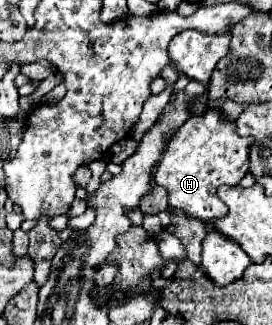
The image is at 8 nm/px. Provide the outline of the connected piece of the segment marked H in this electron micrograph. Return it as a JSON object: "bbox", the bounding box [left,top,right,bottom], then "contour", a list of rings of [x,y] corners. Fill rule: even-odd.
{"bbox":[154,110,252,224],"contour":[[[208,110],[204,116],[190,116],[178,132],[170,138],[168,148],[154,172],[154,182],[168,192],[170,208],[182,210],[186,216],[204,224],[214,222],[228,214],[228,206],[218,202],[216,186],[236,186],[248,172],[248,148],[252,140],[236,136],[234,124],[224,122],[216,110]]]}

